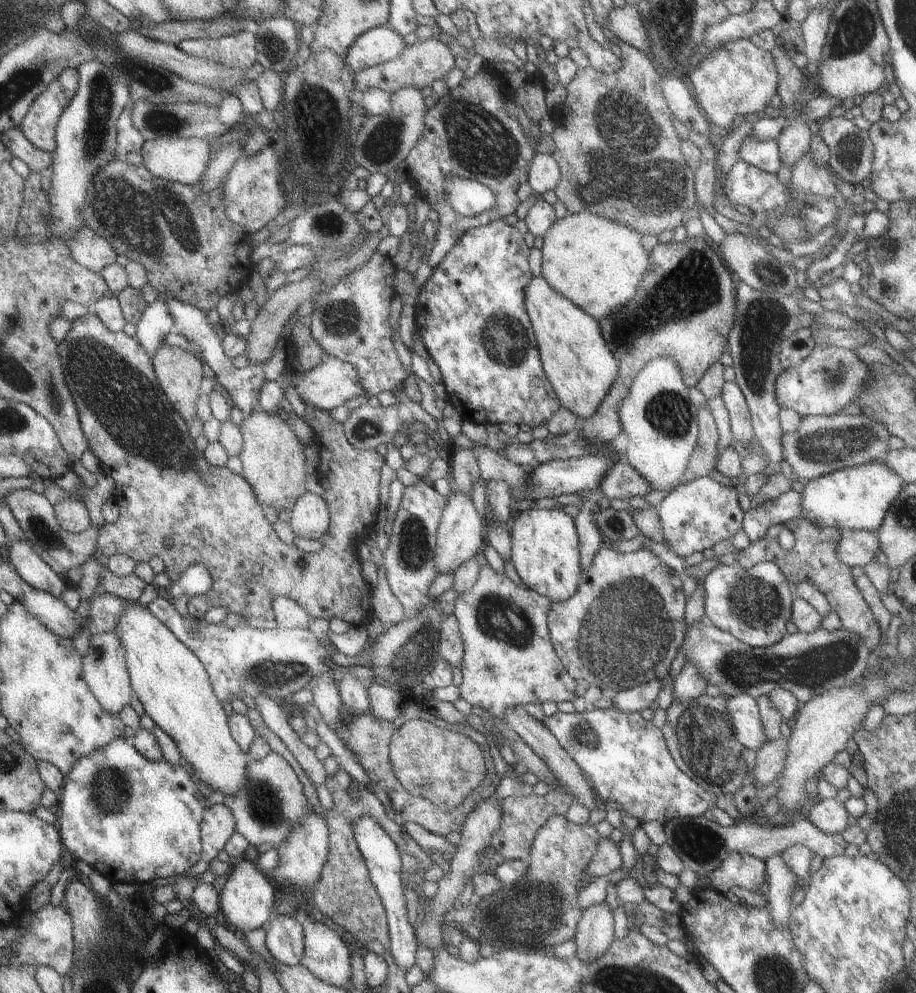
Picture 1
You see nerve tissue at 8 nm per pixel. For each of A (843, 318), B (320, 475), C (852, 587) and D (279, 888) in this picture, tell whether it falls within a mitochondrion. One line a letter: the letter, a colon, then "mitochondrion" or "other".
A: other
B: other
C: other
D: other

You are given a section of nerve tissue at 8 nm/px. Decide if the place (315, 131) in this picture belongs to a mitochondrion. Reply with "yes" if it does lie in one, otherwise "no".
yes

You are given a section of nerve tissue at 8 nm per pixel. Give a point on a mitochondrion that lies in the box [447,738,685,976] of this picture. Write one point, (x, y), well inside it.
(537, 908)

